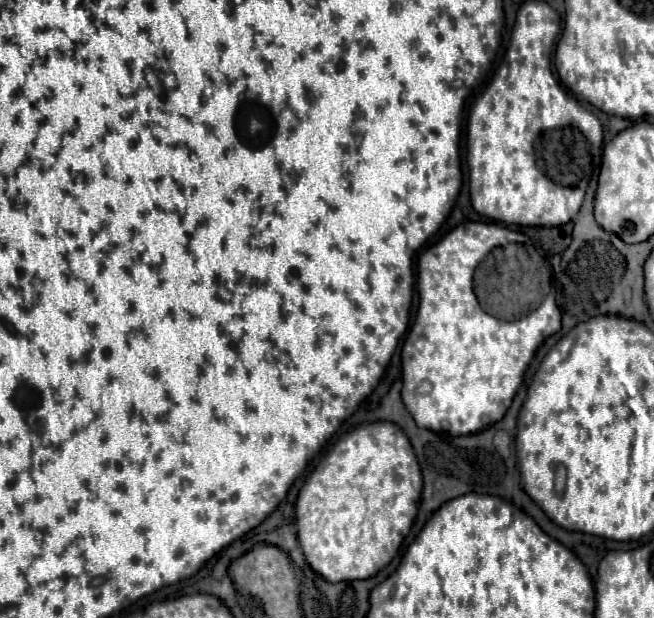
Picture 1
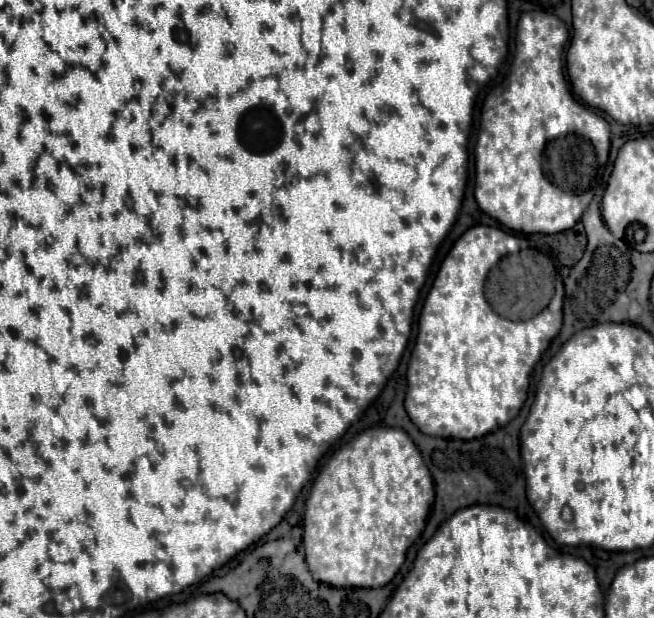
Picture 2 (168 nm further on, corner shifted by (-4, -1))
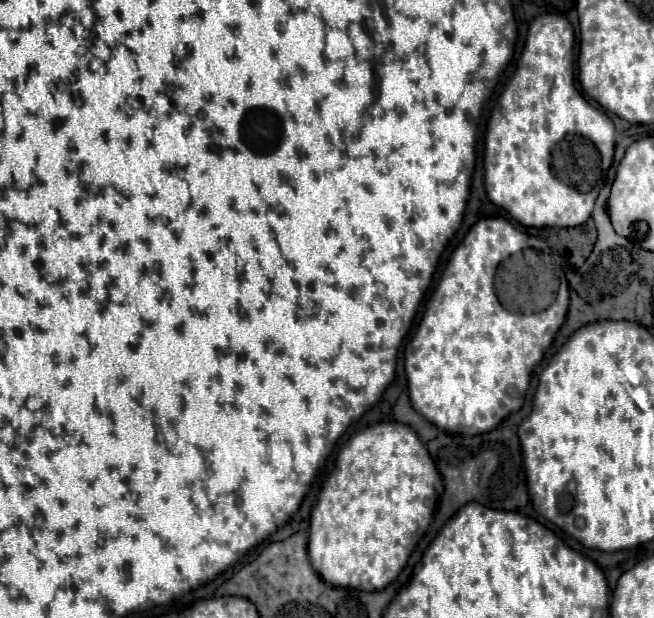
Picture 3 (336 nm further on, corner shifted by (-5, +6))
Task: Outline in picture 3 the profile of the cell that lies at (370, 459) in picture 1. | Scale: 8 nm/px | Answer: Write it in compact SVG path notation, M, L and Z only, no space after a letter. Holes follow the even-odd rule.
M384 421L357 431L340 450L334 472L324 482L309 522L310 562L324 582L352 590L384 590L398 578L418 540L426 534L436 498L442 494L442 476L438 474L426 446L410 426Z

